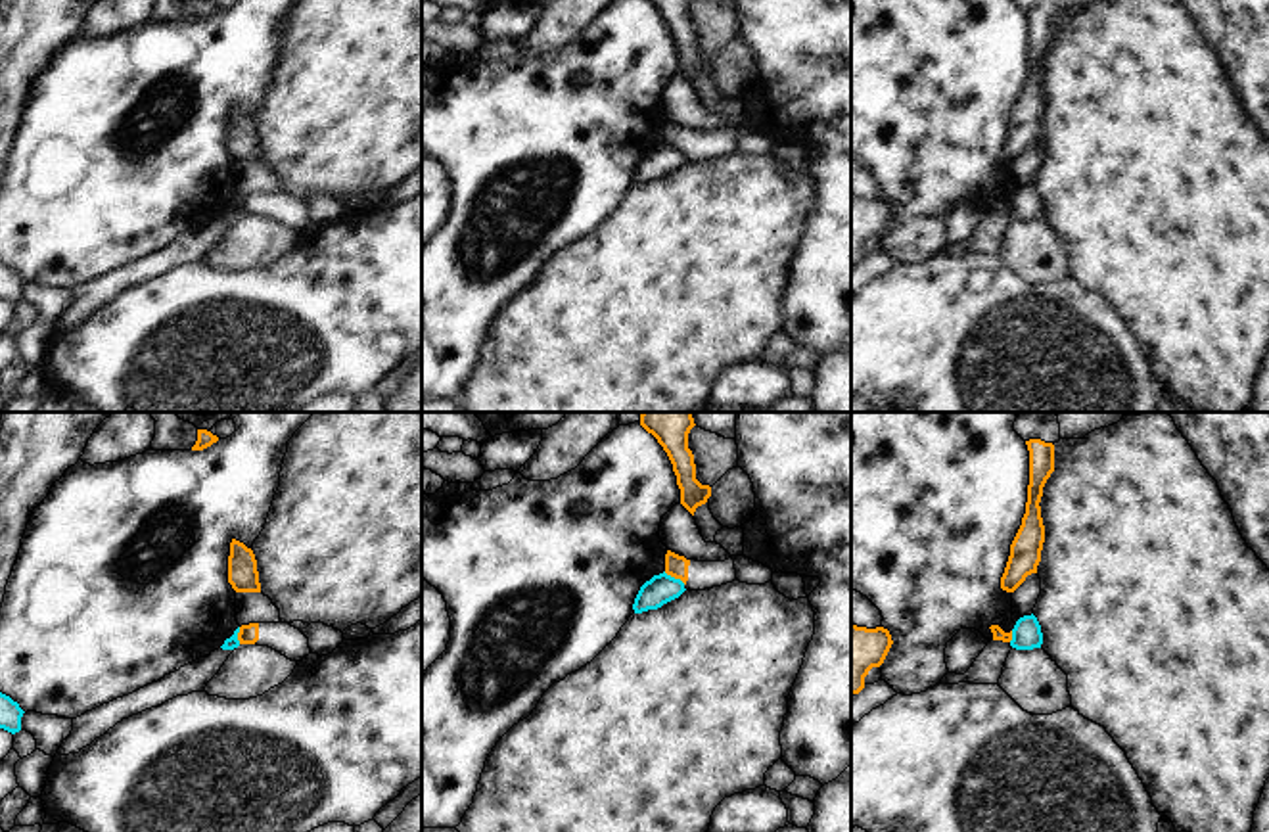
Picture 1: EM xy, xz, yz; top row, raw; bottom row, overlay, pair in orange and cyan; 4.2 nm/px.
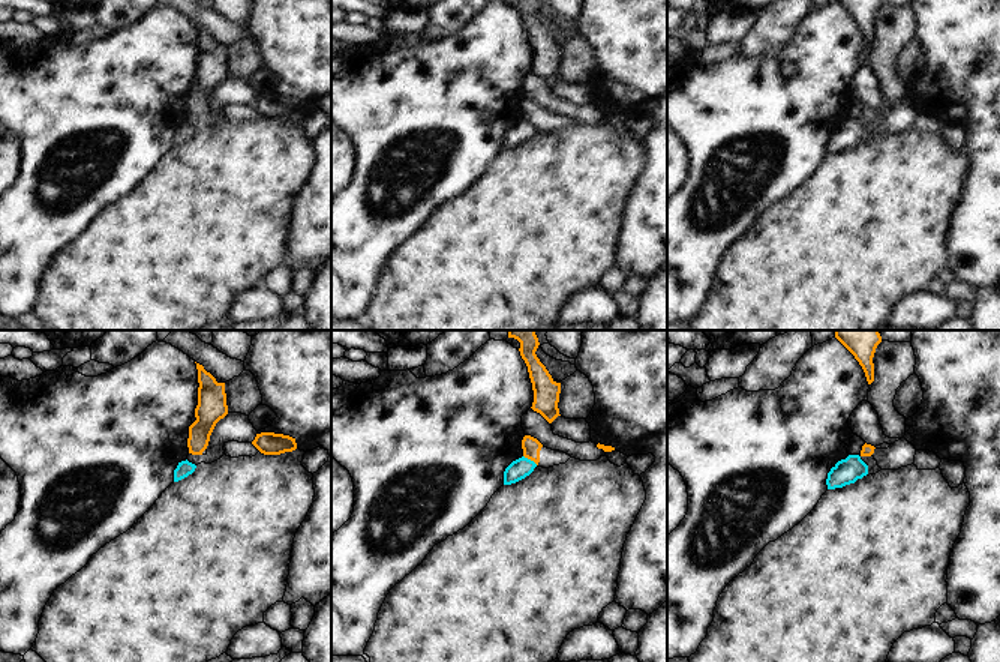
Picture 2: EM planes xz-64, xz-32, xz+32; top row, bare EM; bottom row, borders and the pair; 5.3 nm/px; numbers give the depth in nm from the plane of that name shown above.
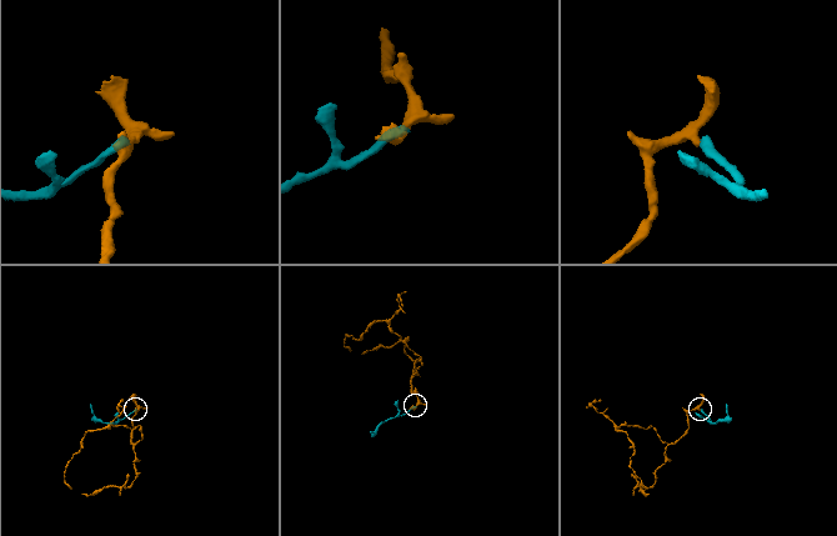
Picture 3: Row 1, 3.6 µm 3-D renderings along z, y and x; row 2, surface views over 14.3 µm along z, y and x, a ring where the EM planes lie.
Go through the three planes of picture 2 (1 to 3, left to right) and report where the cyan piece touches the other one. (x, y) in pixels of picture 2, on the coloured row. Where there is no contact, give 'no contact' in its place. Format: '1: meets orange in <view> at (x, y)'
1: no contact
2: meets orange in xz-32 at (531, 460)
3: no contact

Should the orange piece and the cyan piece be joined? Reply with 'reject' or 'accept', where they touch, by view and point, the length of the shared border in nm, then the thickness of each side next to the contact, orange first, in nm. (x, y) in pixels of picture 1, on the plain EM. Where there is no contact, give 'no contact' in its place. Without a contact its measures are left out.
reject; meets orange in xz at (675, 148); contact 110 nm long; 100 nm thick on the orange side, 120 nm on the other

